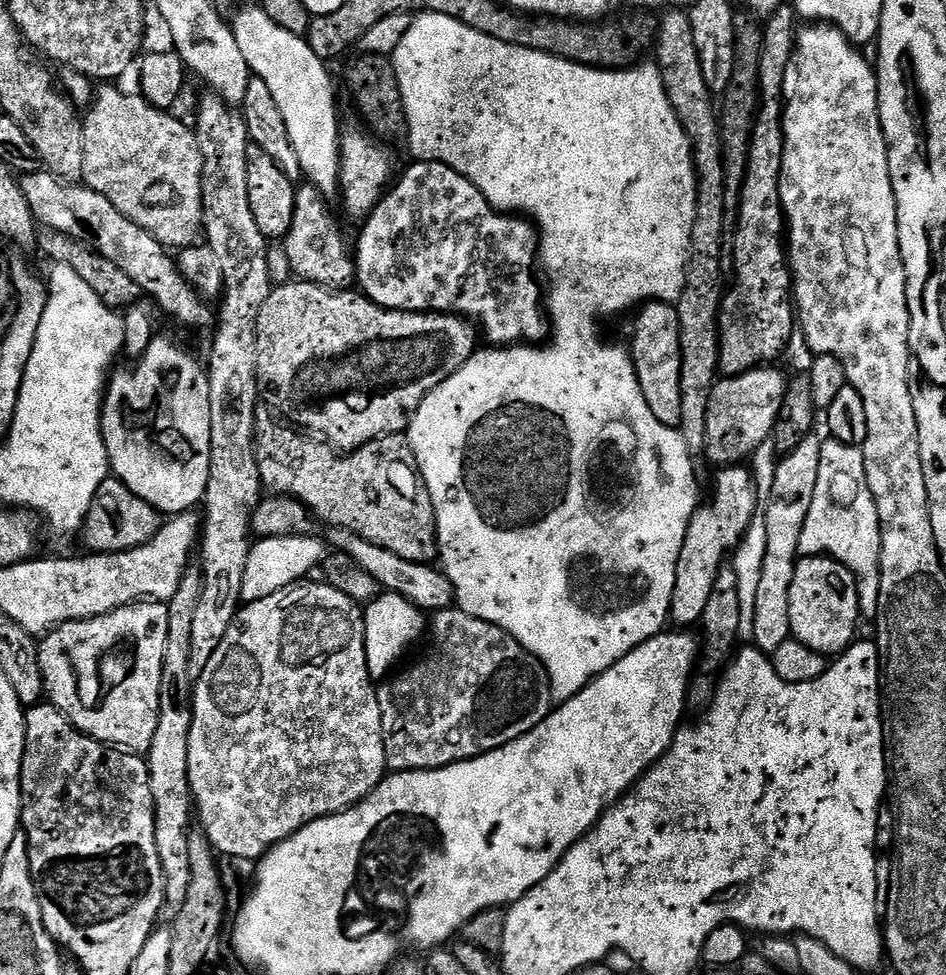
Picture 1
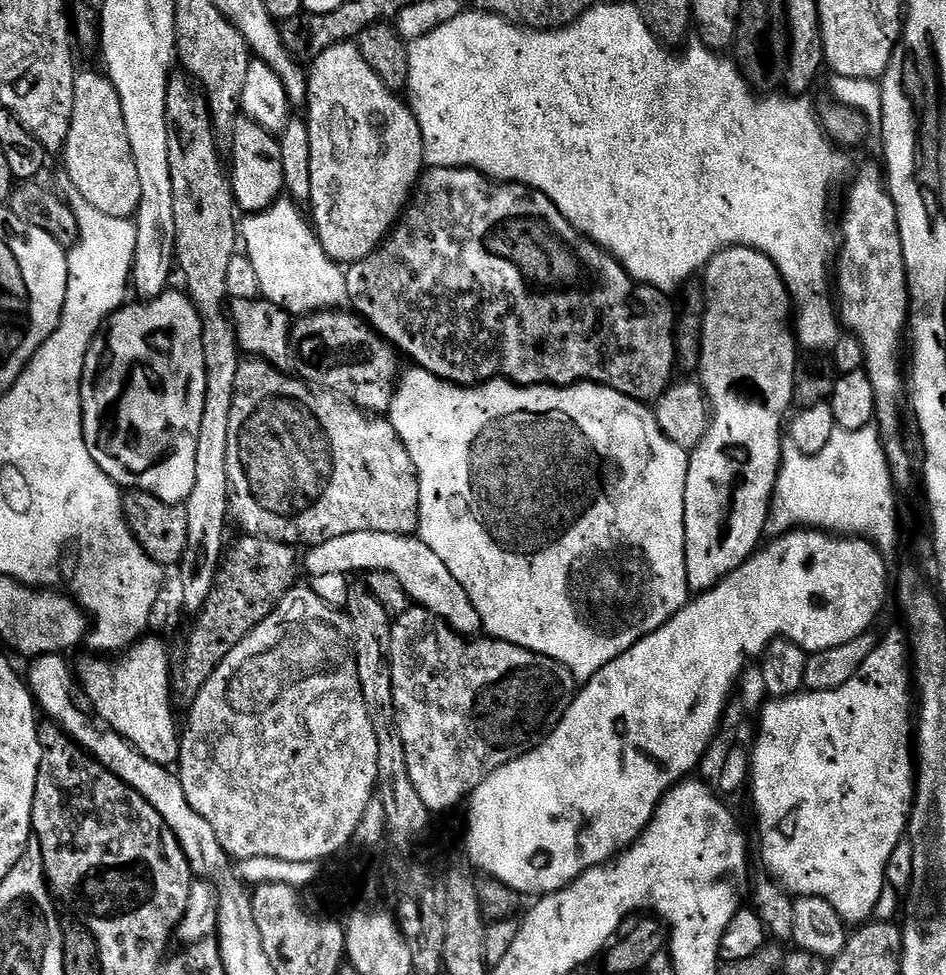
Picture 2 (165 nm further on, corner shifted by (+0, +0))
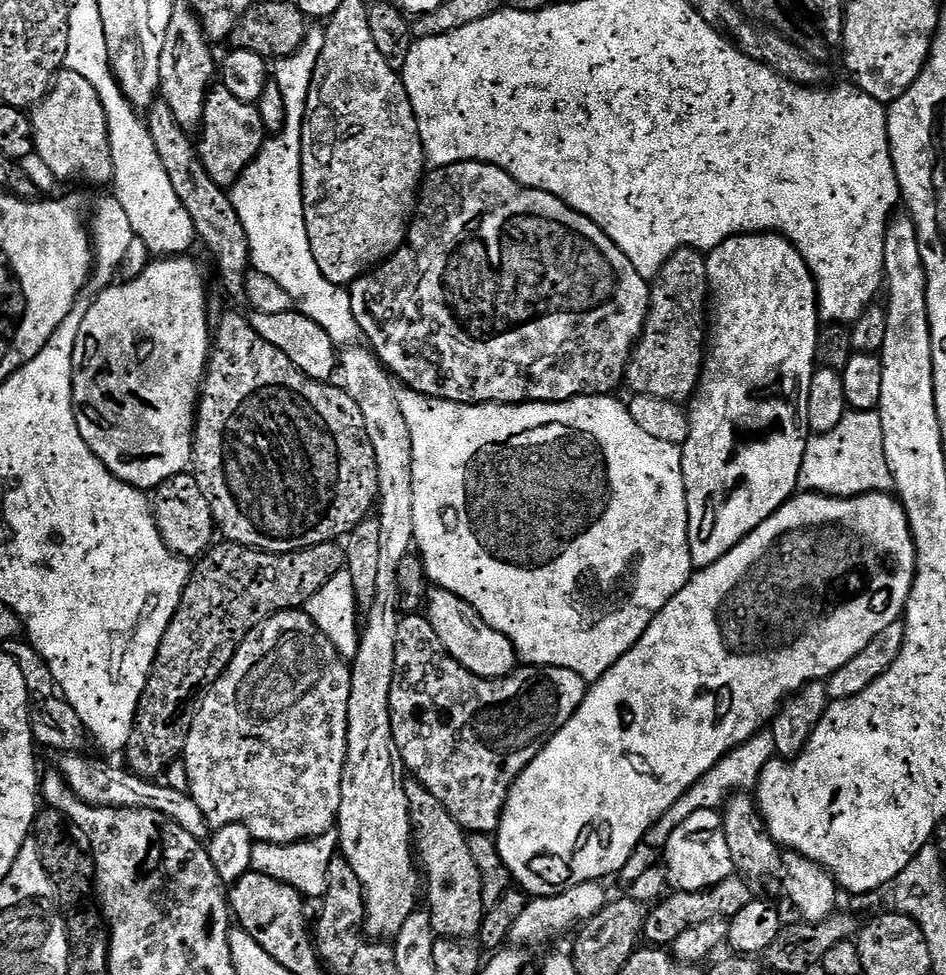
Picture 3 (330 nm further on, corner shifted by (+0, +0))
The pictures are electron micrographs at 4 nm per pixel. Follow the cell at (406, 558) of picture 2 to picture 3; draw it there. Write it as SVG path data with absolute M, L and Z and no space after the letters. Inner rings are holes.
M436 588L426 601L426 615L434 626L434 634L438 634L442 646L446 646L450 658L466 666L470 674L478 674L478 678L497 680L516 671L518 657L510 638L490 627L480 617L478 610L474 610L470 602L458 598L458 594L450 594L445 588Z

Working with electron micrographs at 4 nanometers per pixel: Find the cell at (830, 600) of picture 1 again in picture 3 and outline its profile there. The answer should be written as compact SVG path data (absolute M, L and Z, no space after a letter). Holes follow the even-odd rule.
M804 492L793 495L792 499L787 500L770 518L766 518L766 522L762 522L762 526L758 526L750 534L746 534L746 538L742 538L742 542L738 542L738 546L734 546L734 550L730 550L730 554L718 558L718 562L714 562L709 568L693 571L691 578L686 582L686 586L682 586L682 590L678 590L678 594L674 594L674 598L670 598L670 602L666 602L666 606L650 622L650 626L642 634L642 638L638 638L636 645L630 650L626 650L626 654L622 654L622 658L618 658L618 662L614 662L614 666L610 666L610 670L606 670L606 674L601 680L595 681L589 687L588 692L584 695L582 706L578 706L578 710L570 718L570 722L566 722L566 726L562 726L562 730L558 730L558 734L554 734L554 738L550 738L550 742L540 751L538 758L534 758L534 762L530 762L530 766L526 766L526 770L522 770L520 777L512 784L504 803L504 813L500 815L500 830L495 833L495 838L498 850L502 854L502 862L506 862L506 866L512 871L513 881L518 882L519 887L527 892L529 897L535 898L537 896L557 896L574 886L582 886L582 882L603 881L604 876L615 877L629 861L635 847L644 843L646 830L650 830L650 826L654 826L654 822L658 822L658 818L662 818L662 814L666 814L666 810L670 810L670 806L674 806L674 802L677 802L682 794L686 794L724 755L740 744L746 743L756 732L763 729L775 716L776 709L788 697L793 696L799 688L810 682L815 680L827 681L828 677L833 676L842 666L846 666L846 662L850 662L850 658L854 658L854 654L862 654L862 650L866 650L866 646L870 646L870 642L874 642L874 638L878 638L878 634L882 634L882 630L886 630L886 626L890 626L890 622L903 617L904 607L910 598L910 586L915 573L916 551L914 550L914 538L910 530L910 522L906 518L904 507L900 505L899 499L887 492L871 492L861 496L821 496L819 492Z

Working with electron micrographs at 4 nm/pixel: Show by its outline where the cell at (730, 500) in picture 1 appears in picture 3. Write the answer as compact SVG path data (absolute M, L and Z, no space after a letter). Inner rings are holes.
M745 234L731 236L726 242L713 248L706 256L708 262L708 291L710 293L710 316L716 319L716 325L710 328L710 347L706 352L704 370L700 374L700 383L690 401L688 417L688 437L682 446L682 474L688 499L688 545L692 555L693 569L709 568L718 558L730 554L746 534L750 534L766 518L777 512L787 500L792 499L800 483L802 458L806 454L809 437L806 433L806 398L810 394L810 382L816 359L816 343L822 327L818 305L816 303L816 283L806 266L802 254L790 241L775 234Z

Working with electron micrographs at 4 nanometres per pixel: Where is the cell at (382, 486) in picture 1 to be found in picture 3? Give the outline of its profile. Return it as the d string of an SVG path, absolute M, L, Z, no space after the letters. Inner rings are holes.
M232 312L221 322L218 332L214 334L214 343L210 348L208 367L196 413L196 431L194 433L194 475L198 486L202 486L202 494L206 494L206 502L210 502L210 510L216 519L219 535L225 541L241 544L247 548L261 548L263 552L297 552L310 546L318 546L322 542L336 542L347 537L349 532L358 526L358 522L369 519L373 515L380 498L378 486L378 462L374 456L374 446L366 434L366 426L362 418L362 410L358 410L358 402L350 398L343 387L332 382L312 380L278 346L266 342L262 334L258 334L251 319Z

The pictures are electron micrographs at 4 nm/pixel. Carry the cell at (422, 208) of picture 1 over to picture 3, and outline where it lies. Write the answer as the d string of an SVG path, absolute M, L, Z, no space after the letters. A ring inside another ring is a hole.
M463 160L445 168L432 168L425 175L404 245L383 264L350 285L350 302L363 339L369 340L367 343L380 363L401 385L413 388L421 396L459 404L557 404L573 400L575 396L606 396L625 383L628 359L644 332L648 307L652 304L652 289L649 281L634 270L634 262L630 262L590 218L566 206L554 198L554 194L522 186L498 166Z

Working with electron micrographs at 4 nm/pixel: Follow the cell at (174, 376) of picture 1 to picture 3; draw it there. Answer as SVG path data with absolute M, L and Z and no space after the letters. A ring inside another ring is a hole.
M187 255L174 256L171 258L156 258L151 261L151 264L144 273L139 274L134 281L126 281L124 283L116 282L104 289L99 296L95 297L89 303L86 310L86 318L82 318L82 330L78 330L78 342L74 346L74 358L72 359L72 405L74 406L74 414L78 422L78 430L82 434L82 438L86 442L86 446L90 446L90 450L94 453L103 464L106 465L109 472L114 473L119 480L126 482L130 486L141 490L151 490L157 488L162 482L166 482L170 478L174 478L179 472L185 471L193 463L194 460L194 433L196 431L196 413L198 411L198 401L202 391L202 385L208 367L208 358L210 355L210 330L208 334L208 296L204 293L204 280L200 277L200 268L194 261L188 260Z

